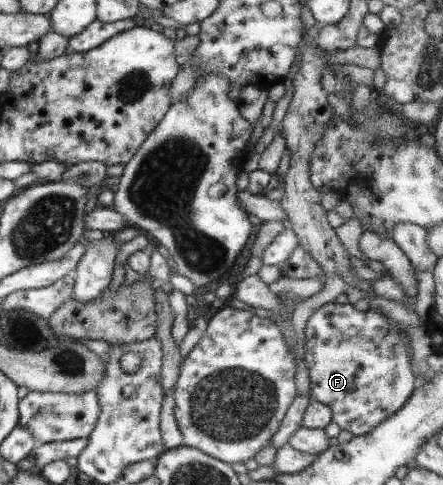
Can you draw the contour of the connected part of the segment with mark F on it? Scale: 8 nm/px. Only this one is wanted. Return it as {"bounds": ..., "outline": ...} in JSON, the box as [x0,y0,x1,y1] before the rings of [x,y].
{"bounds":[303,301,415,436],"outline":[[[327,301],[310,315],[305,325],[303,360],[309,371],[310,399],[327,405],[331,411],[332,423],[336,423],[340,430],[349,431],[353,436],[368,433],[374,426],[380,425],[406,404],[414,392],[415,375],[411,369],[408,346],[389,323],[390,319],[380,310],[358,311],[348,302],[338,304]]]}

